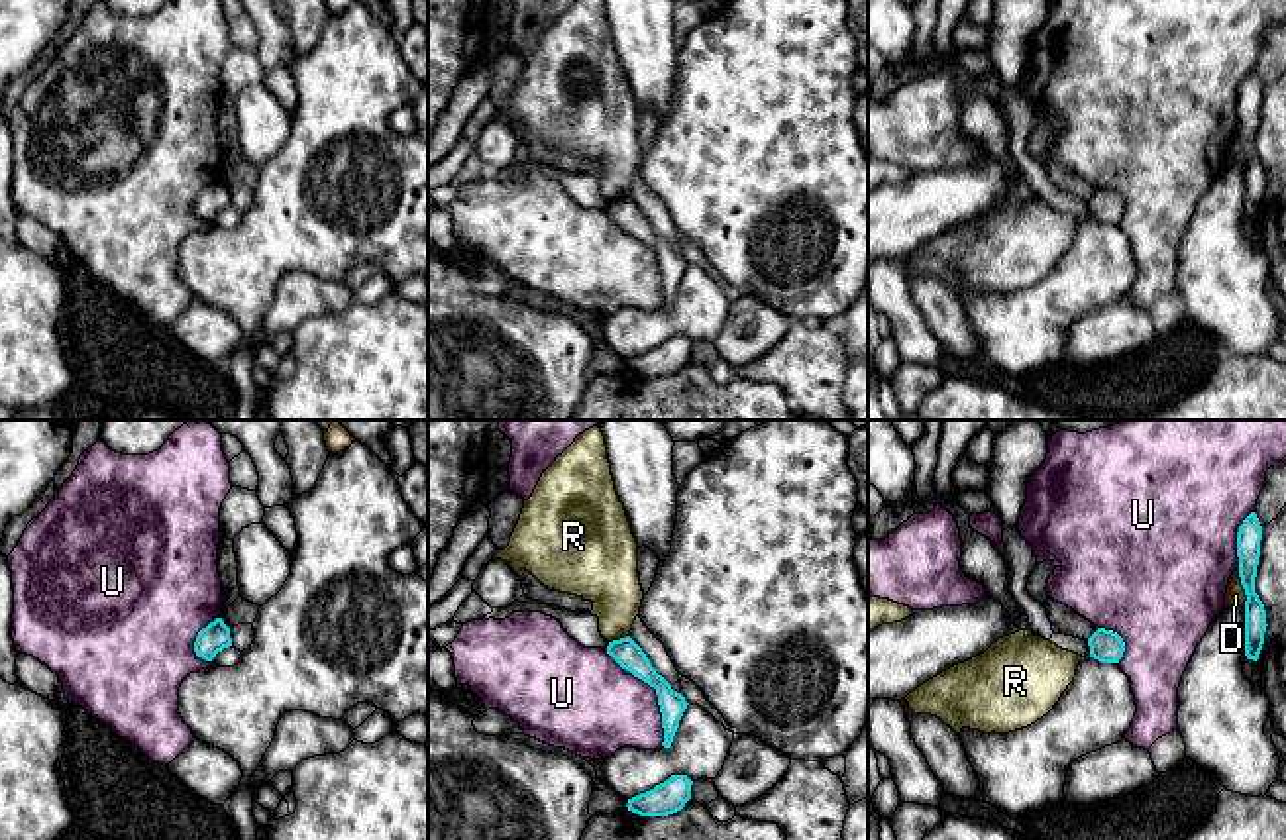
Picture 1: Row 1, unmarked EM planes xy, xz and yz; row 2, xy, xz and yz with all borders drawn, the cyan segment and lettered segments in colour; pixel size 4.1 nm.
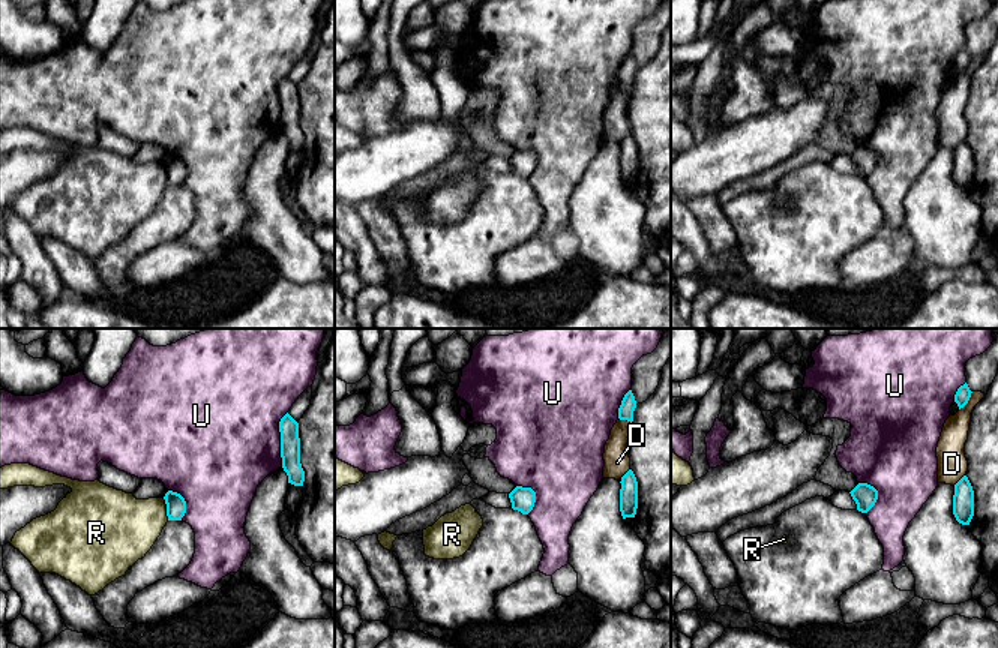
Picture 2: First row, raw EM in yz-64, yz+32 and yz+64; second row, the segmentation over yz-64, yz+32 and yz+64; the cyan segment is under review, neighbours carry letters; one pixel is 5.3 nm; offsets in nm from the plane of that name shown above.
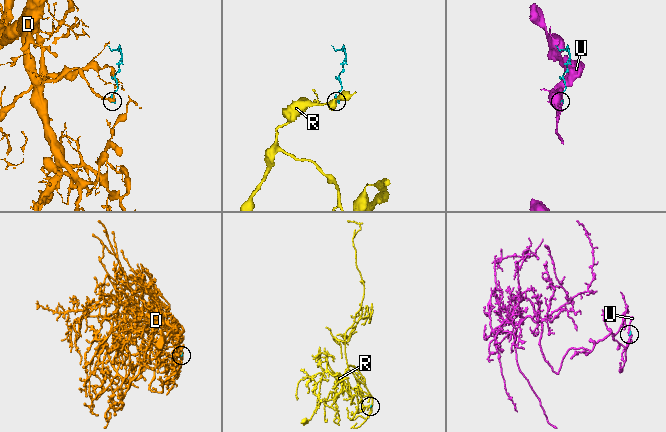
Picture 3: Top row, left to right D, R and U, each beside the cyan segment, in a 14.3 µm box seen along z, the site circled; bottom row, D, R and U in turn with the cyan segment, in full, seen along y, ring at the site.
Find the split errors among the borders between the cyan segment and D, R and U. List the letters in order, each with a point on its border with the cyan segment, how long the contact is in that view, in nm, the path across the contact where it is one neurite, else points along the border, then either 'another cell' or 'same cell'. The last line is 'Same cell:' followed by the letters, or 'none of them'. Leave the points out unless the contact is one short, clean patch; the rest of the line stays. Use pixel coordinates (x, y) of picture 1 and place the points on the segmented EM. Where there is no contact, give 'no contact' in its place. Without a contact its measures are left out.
D: contact yz (1241, 583); length 190 nm; another cell
R: contact xz (621, 638); length 90 nm; border xz (629, 634), (609, 642); another cell
U: contact xz (656, 693); length 460 nm; another cell
Same cell: none of them

